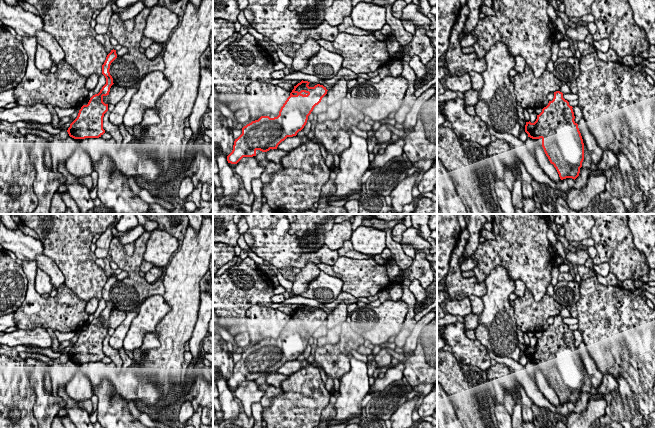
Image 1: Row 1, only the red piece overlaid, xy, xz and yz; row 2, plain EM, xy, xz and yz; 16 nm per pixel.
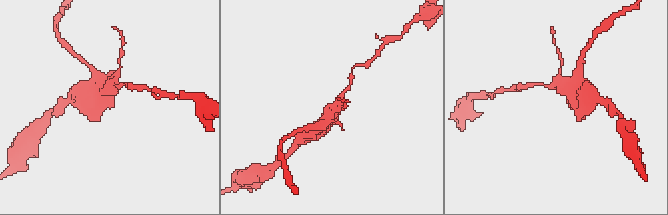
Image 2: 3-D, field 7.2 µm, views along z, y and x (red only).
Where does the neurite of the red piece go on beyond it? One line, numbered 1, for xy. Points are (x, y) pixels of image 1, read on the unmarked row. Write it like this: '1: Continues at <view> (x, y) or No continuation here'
1: No continuation here

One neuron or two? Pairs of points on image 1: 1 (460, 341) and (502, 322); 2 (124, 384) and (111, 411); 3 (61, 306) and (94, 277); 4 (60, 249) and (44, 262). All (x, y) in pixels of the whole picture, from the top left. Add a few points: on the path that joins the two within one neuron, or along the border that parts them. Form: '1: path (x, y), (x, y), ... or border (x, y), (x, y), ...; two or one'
1: border (476, 338), (486, 349); two
2: border (111, 385), (119, 396), (129, 401); two
3: border (64, 284), (86, 303); two
4: border (43, 253), (54, 261), (64, 276); two

